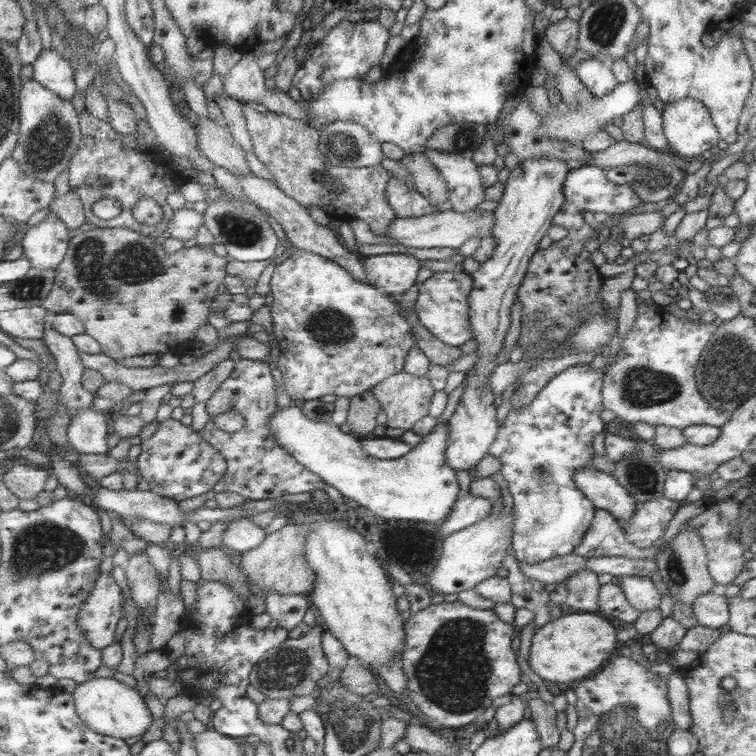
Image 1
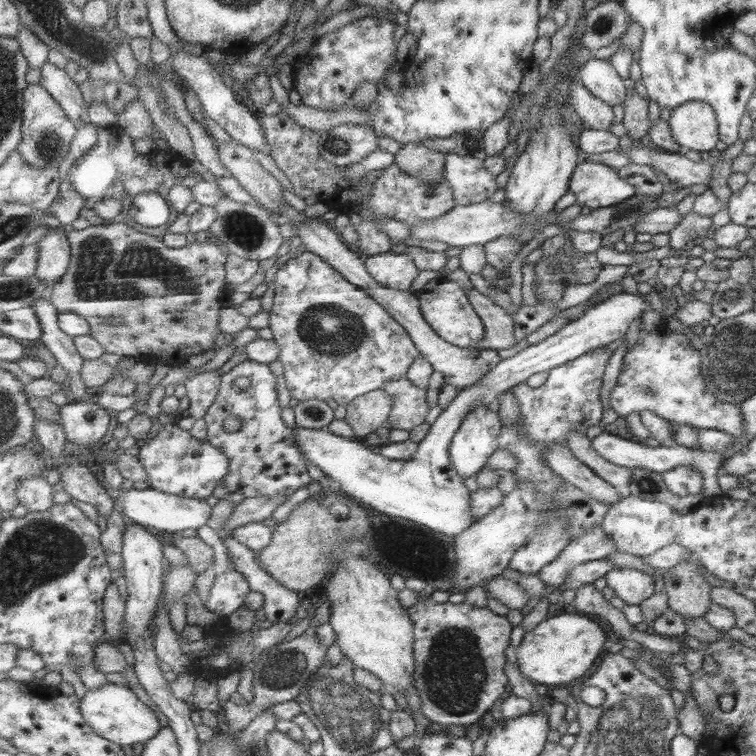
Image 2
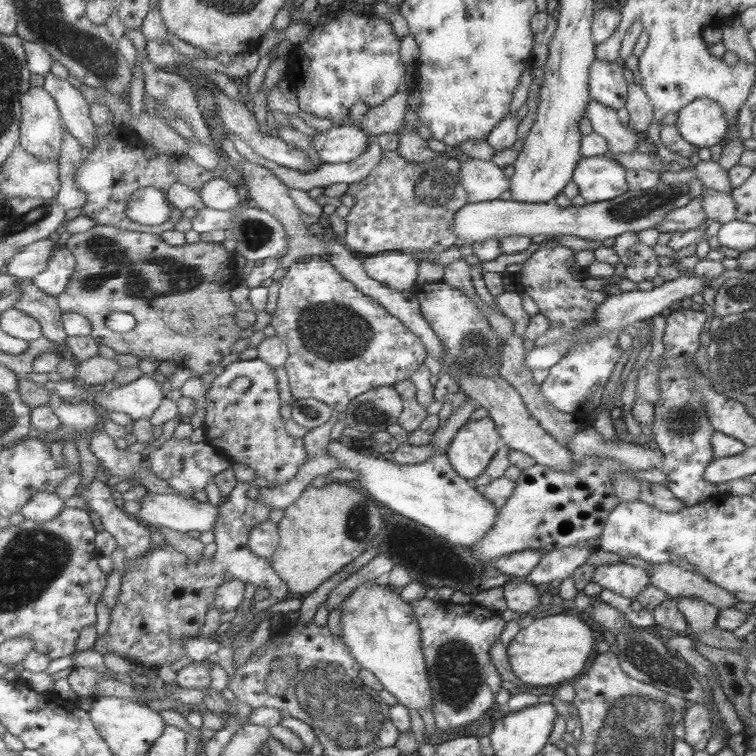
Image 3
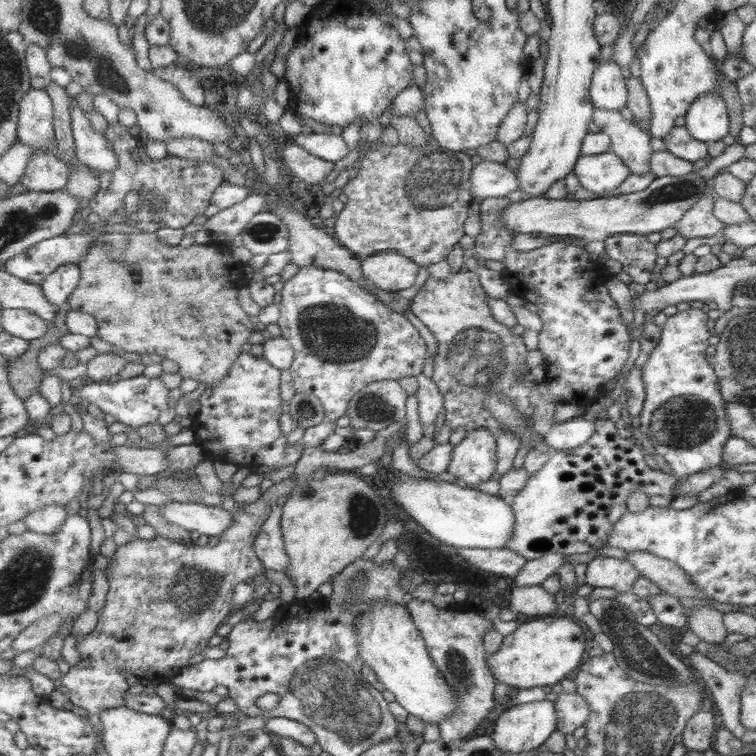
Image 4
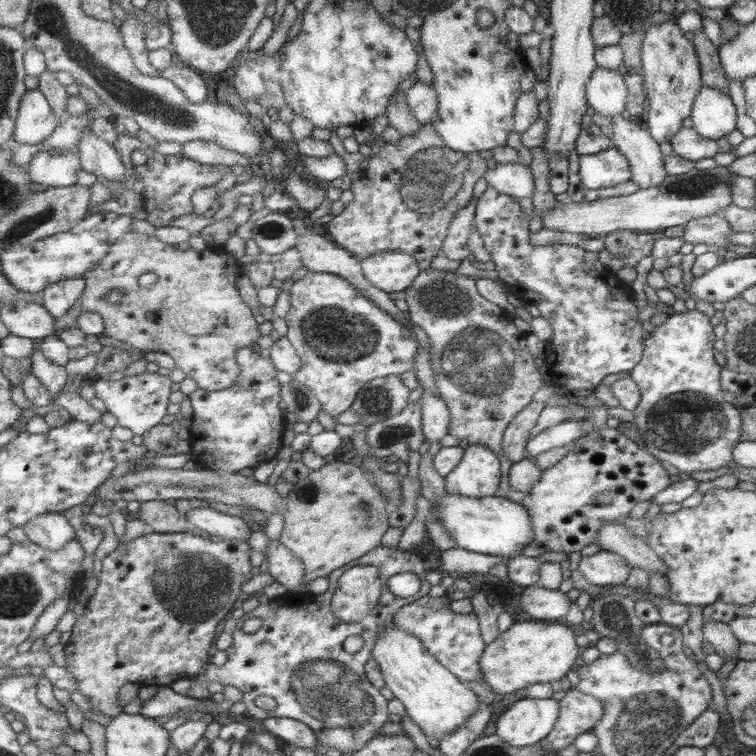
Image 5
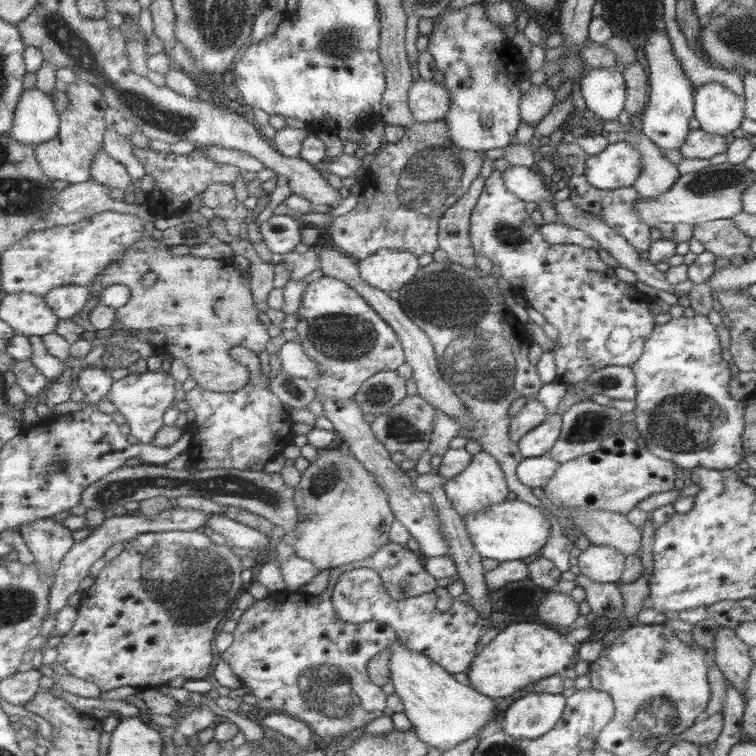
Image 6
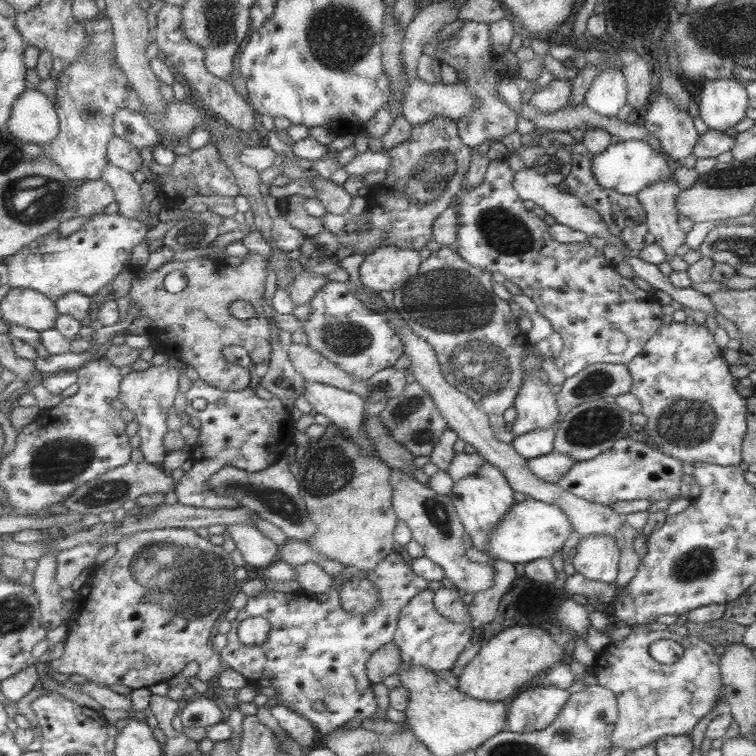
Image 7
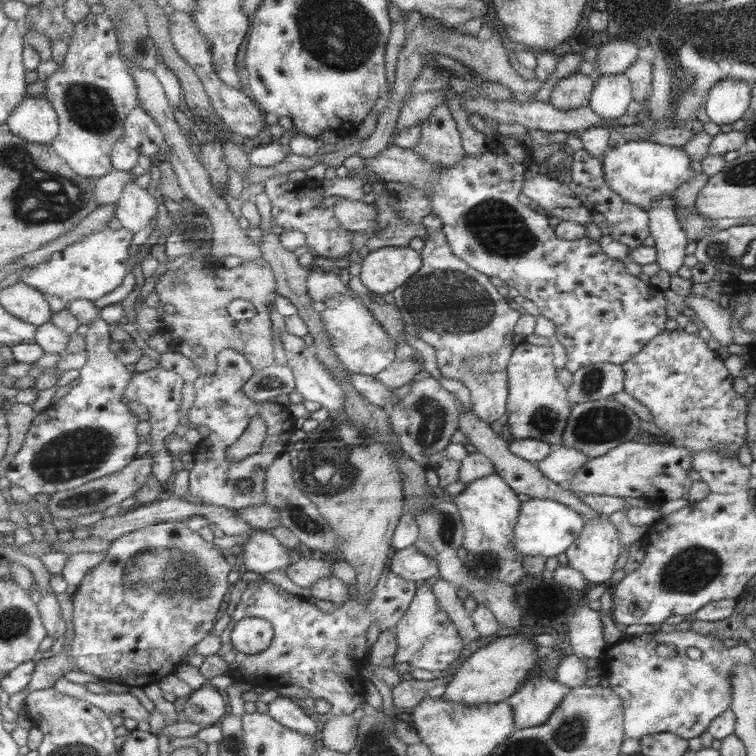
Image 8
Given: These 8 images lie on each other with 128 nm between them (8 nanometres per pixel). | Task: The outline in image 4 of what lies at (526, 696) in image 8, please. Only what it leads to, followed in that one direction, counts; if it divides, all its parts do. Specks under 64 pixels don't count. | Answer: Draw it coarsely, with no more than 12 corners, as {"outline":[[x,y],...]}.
{"outline":[[543,699],[505,709],[491,737],[501,752],[529,752],[556,728]]}

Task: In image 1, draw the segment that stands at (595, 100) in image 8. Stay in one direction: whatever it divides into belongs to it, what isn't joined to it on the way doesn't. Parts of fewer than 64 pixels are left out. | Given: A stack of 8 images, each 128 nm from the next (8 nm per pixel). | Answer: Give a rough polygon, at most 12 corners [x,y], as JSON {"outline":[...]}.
{"outline":[[589,57],[574,72],[596,98],[618,84],[604,59]]}

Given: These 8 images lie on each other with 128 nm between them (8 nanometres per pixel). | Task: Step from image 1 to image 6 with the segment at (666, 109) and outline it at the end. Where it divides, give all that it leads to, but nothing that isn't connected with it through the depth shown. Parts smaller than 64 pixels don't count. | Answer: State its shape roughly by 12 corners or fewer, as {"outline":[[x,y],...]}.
{"outline":[[717,82],[696,87],[699,129],[740,129],[744,98]]}

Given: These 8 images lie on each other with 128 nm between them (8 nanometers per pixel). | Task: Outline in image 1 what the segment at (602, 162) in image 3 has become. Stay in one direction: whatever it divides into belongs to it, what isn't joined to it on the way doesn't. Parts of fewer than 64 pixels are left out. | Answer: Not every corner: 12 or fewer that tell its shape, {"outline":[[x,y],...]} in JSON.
{"outline":[[591,164],[569,169],[564,201],[598,217],[642,203]]}

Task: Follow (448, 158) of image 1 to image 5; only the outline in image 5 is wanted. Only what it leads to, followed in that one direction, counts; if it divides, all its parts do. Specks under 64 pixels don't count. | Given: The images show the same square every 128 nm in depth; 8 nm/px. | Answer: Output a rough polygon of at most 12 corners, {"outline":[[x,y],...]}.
{"outline":[[505,163],[486,169],[487,187],[521,199],[531,197],[529,166]]}

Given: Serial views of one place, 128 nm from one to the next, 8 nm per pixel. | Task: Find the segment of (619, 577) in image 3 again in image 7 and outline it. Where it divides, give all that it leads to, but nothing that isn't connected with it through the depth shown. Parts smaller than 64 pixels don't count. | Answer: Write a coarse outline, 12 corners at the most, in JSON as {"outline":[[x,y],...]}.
{"outline":[[608,535],[579,539],[569,560],[588,580],[614,583],[619,548]]}

